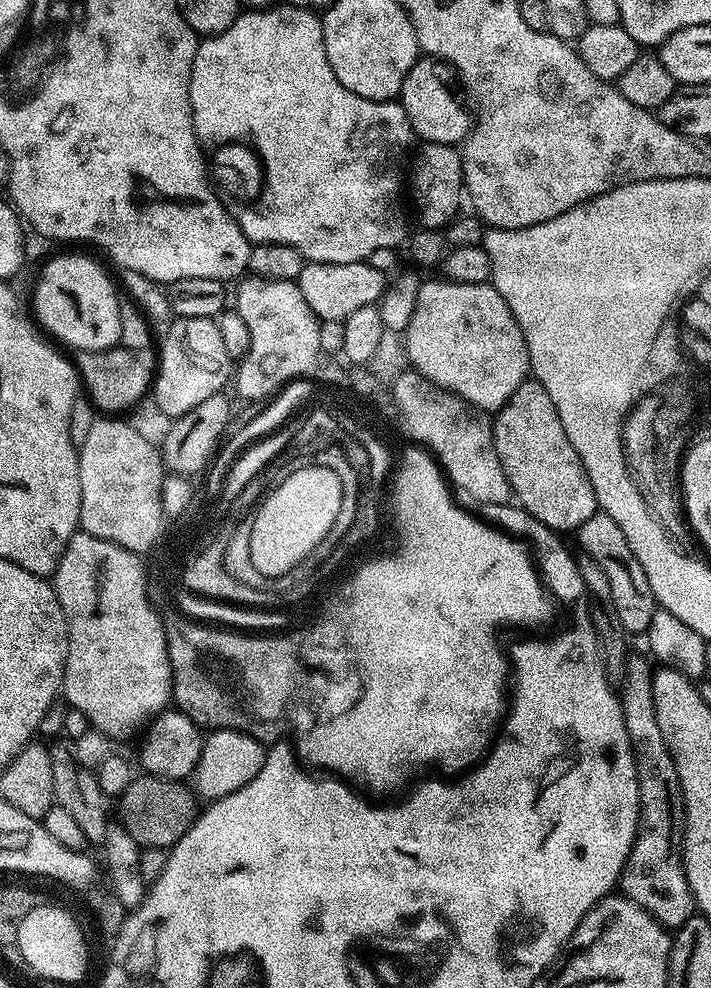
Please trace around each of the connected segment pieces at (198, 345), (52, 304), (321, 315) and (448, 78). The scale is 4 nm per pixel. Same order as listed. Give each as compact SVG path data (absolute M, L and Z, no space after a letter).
M173 319L161 344L164 345L158 348L154 396L156 392L156 404L169 418L185 416L187 412L194 410L194 406L198 406L198 402L206 402L206 398L225 391L224 383L227 380L229 383L234 362L226 354L220 326L215 319Z
M56 256L44 269L40 272L40 281L36 284L36 316L61 340L64 344L69 344L72 350L79 350L82 352L101 352L107 348L115 348L120 344L119 334L119 300L118 288L112 285L112 280L91 260L88 256Z
M362 260L337 264L308 262L295 284L302 290L302 298L306 298L306 306L310 306L317 320L345 320L354 310L362 310L362 306L380 300L386 287L386 274Z
M435 58L417 59L416 65L412 67L410 74L406 74L402 82L398 103L406 110L406 118L410 122L413 133L421 141L456 146L467 140L474 120L470 112L464 109L459 91L461 92L461 89L449 65Z

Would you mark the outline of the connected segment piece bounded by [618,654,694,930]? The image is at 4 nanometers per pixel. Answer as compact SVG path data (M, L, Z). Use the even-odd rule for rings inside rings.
M635 654L627 657L622 677L624 685L618 688L626 734L630 738L632 757L636 759L640 791L640 825L636 827L636 837L620 874L618 888L625 898L645 908L659 924L675 930L694 915L694 901L684 877L684 865L678 859L678 824L672 821L672 792L674 796L677 787L676 767L662 738L662 730L658 730L652 689L654 668L645 660Z

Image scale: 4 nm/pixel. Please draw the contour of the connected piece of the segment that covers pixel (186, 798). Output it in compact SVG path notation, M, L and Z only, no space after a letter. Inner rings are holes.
M140 774L132 779L130 786L126 786L126 790L118 798L118 822L141 849L171 849L172 845L178 843L192 829L192 823L198 815L198 797L195 791L186 785L187 783L179 780L164 780L160 776Z

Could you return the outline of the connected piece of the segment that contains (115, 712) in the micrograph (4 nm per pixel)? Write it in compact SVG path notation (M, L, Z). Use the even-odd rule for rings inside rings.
M78 530L70 538L62 558L58 562L54 573L54 587L56 597L64 611L64 617L68 620L68 657L64 667L64 683L62 685L62 696L73 709L81 711L88 717L88 723L93 729L105 732L108 736L113 736L116 740L124 740L127 736L132 736L136 731L143 729L153 718L160 715L169 707L172 695L172 667L168 661L168 643L164 637L163 624L159 620L159 614L152 608L148 600L145 588L146 568L141 557L137 553L126 550L114 542L106 542L102 538L94 538L86 531Z

